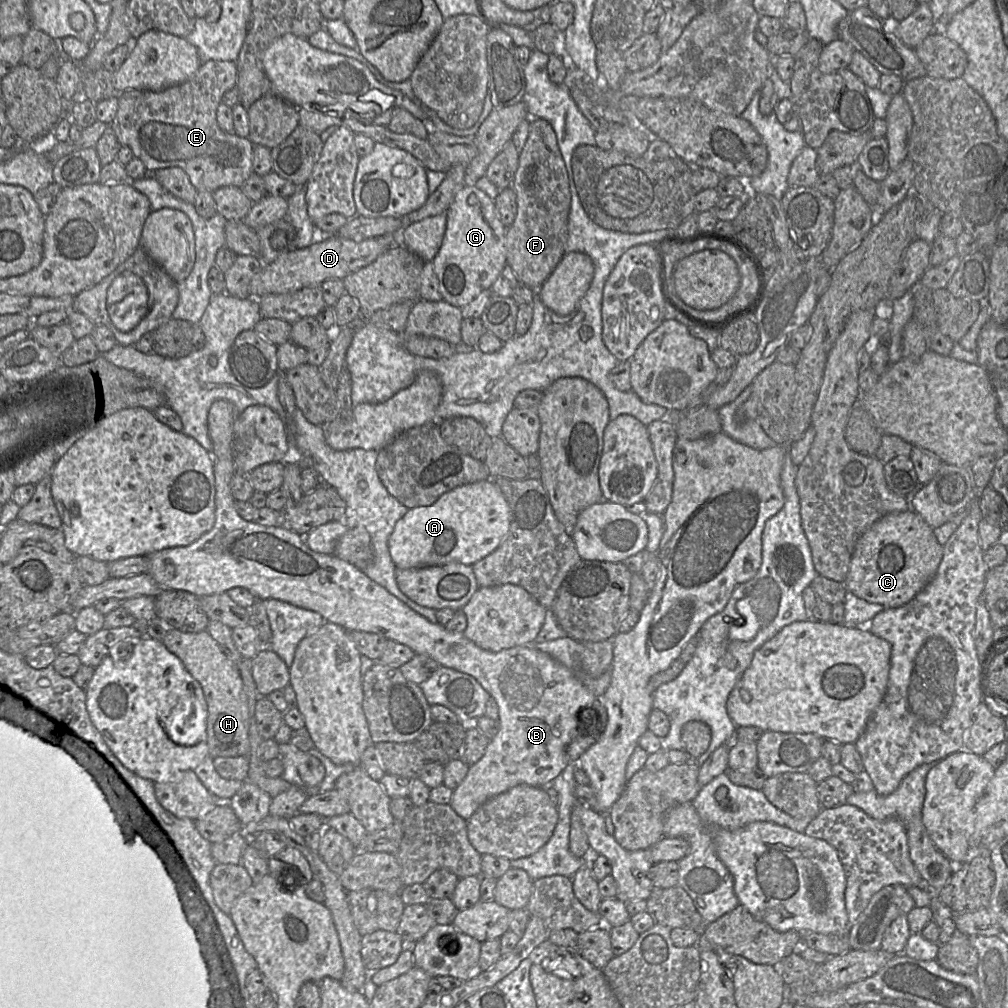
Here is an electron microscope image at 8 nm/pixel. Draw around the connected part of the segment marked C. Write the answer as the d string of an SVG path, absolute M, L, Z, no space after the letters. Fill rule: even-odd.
M914 510L892 512L875 522L858 540L845 579L847 591L886 608L910 602L935 576L944 554L934 528Z

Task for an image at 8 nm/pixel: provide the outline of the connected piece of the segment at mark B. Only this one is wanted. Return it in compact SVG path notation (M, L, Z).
M216 400L211 405L211 407L209 409L209 412L208 412L208 418L207 418L207 420L208 420L208 434L209 434L209 437L210 437L210 439L212 441L212 445L213 445L213 450L212 450L211 455L212 455L212 457L214 459L214 478L215 478L215 522L214 522L213 527L211 528L211 530L204 533L201 537L199 537L197 540L195 540L193 543L191 543L191 544L189 544L187 546L177 546L177 547L172 547L172 548L165 548L165 549L153 552L152 554L150 554L148 556L139 556L139 557L147 557L148 558L147 573L142 573L142 574L148 574L155 581L155 583L161 588L168 588L168 589L187 591L187 592L189 592L189 593L191 593L191 594L193 594L193 595L195 595L195 596L197 596L199 598L202 597L202 596L207 596L207 595L212 595L212 594L226 593L228 590L230 590L230 589L232 589L234 587L243 587L243 588L246 588L247 590L249 590L253 595L255 595L255 597L258 600L277 599L277 600L281 600L281 601L284 601L284 602L288 602L288 603L293 604L293 605L298 606L298 607L302 607L302 608L305 608L305 609L316 611L316 612L320 613L327 621L332 622L334 624L338 624L338 625L342 626L343 628L345 628L348 631L365 631L365 632L377 633L377 634L379 634L381 636L386 637L389 640L394 640L396 642L407 645L416 654L423 654L423 655L427 655L427 656L431 657L432 659L437 661L441 666L448 667L448 668L457 670L459 672L463 672L463 673L466 673L466 674L469 674L469 675L473 676L480 683L480 685L490 694L490 696L495 699L495 701L496 701L496 703L498 705L498 708L499 708L499 719L498 719L499 730L498 730L497 734L495 735L495 737L493 737L489 741L489 744L487 746L487 749L486 749L486 752L485 752L484 756L477 763L475 763L475 764L473 764L473 765L471 765L469 767L468 773L467 773L466 777L464 778L464 780L461 782L461 784L456 789L453 790L453 794L452 794L451 801L450 801L449 805L464 820L468 820L475 813L475 811L485 801L487 801L489 798L491 798L491 797L493 797L495 795L501 794L501 793L511 789L514 786L525 784L525 785L530 785L530 786L534 786L534 787L544 787L550 781L555 779L566 768L566 766L570 763L569 758L568 758L568 756L566 754L566 748L572 742L573 739L577 738L579 735L582 734L582 731L583 731L583 719L584 719L584 715L586 714L585 710L586 710L586 708L591 708L592 707L592 705L593 705L593 703L594 703L594 701L596 699L595 695L587 687L585 687L581 683L581 681L576 677L576 675L568 667L566 667L564 664L562 664L561 662L559 662L558 660L556 660L555 658L553 658L549 654L534 648L534 644L524 645L524 646L516 646L516 647L512 647L512 648L503 649L503 650L498 651L498 652L491 652L491 651L484 650L484 649L478 647L474 642L469 640L467 637L465 637L463 632L451 632L451 631L447 630L446 627L444 625L442 625L442 624L430 622L428 619L426 619L425 617L423 617L422 615L418 614L413 609L411 609L408 605L406 605L404 602L402 602L396 596L391 594L386 588L384 588L383 586L377 584L372 579L370 579L362 570L360 570L356 566L354 566L354 565L352 565L352 564L350 564L350 563L348 563L348 562L346 562L344 560L341 560L340 558L338 558L334 554L318 553L318 552L315 552L315 551L311 550L307 546L307 544L305 543L305 539L303 538L305 535L300 535L300 534L290 530L289 528L274 527L274 526L263 526L263 525L260 525L260 524L256 523L256 522L246 521L246 520L242 519L241 516L237 513L237 510L236 510L236 507L235 507L235 499L233 498L233 496L231 494L231 490L230 490L230 481L231 481L233 475L236 473L236 468L235 468L233 455L232 455L231 443L232 443L232 436L233 436L233 425L234 425L234 422L236 421L236 419L238 418L238 416L239 416L239 412L238 412L237 408L235 407L235 405L233 403L227 401L227 400Z

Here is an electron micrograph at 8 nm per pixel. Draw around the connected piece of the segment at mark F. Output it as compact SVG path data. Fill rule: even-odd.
M531 118L529 135L520 152L519 166L512 188L516 193L517 213L514 222L506 231L506 263L513 269L518 282L536 291L545 283L566 253L568 217L571 207L571 192L565 162L558 146L556 133L545 119Z

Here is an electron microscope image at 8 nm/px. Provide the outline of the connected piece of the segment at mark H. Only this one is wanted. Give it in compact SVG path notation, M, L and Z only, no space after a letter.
M169 628L161 642L181 660L186 670L202 687L208 706L209 756L211 758L248 756L250 753L248 700L237 666L229 660L207 629L191 633Z

